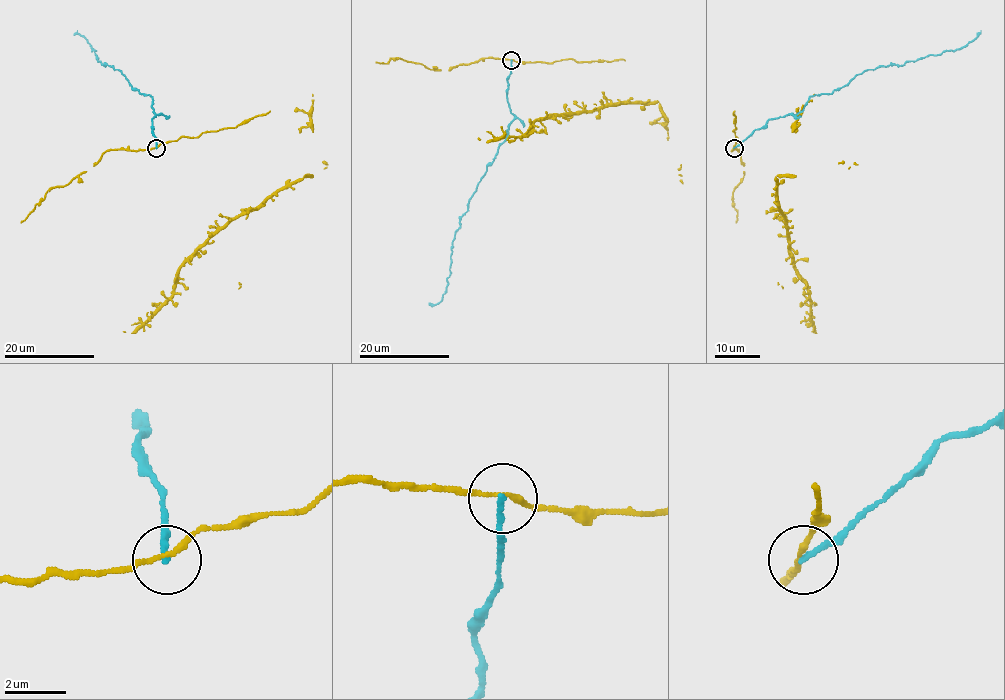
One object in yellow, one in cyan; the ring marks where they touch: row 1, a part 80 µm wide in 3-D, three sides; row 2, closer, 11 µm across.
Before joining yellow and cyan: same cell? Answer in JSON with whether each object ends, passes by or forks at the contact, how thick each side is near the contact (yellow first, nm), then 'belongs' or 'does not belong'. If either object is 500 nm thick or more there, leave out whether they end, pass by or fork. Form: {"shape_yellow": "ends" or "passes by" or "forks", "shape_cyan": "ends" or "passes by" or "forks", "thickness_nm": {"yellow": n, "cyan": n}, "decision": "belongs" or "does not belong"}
{"shape_yellow": "passes by", "shape_cyan": "ends", "thickness_nm": {"yellow": 150, "cyan": 200}, "decision": "does not belong"}

